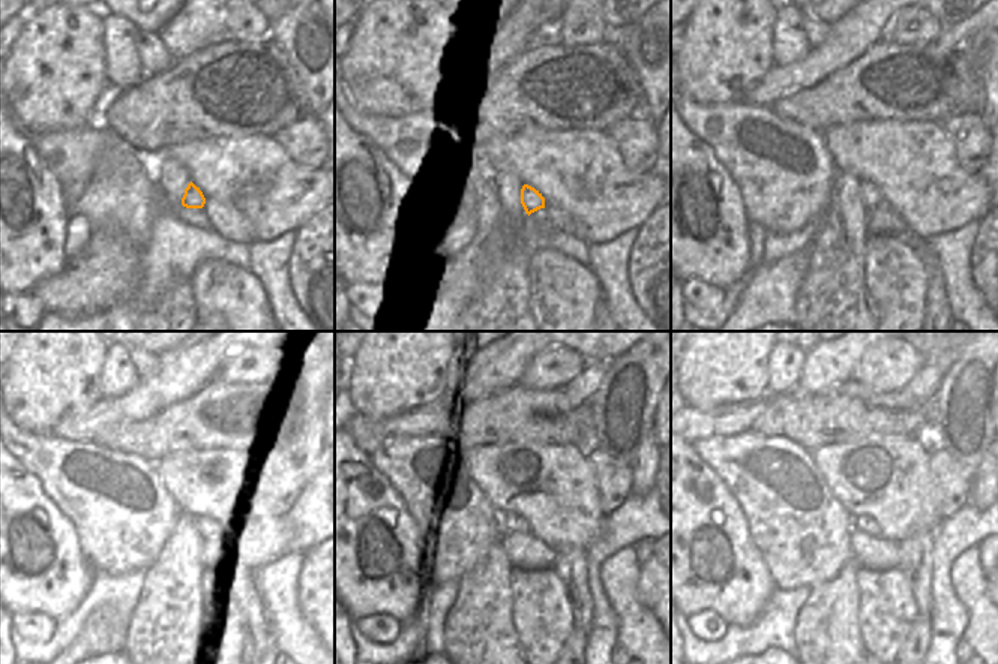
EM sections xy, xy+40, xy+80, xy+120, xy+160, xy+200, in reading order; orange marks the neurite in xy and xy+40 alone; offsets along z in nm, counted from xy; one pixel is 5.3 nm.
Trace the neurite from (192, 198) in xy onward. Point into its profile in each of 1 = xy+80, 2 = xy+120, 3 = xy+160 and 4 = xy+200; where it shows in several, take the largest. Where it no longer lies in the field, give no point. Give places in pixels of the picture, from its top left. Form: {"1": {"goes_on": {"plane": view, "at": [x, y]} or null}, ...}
{"1": {"goes_on": {"plane": "xy+80", "at": [871, 197]}}, "2": {"goes_on": {"plane": "xy+120", "at": [206, 531]}}, "3": {"goes_on": {"plane": "xy+160", "at": [521, 523]}}, "4": {"goes_on": {"plane": "xy+200", "at": [862, 522]}}}

